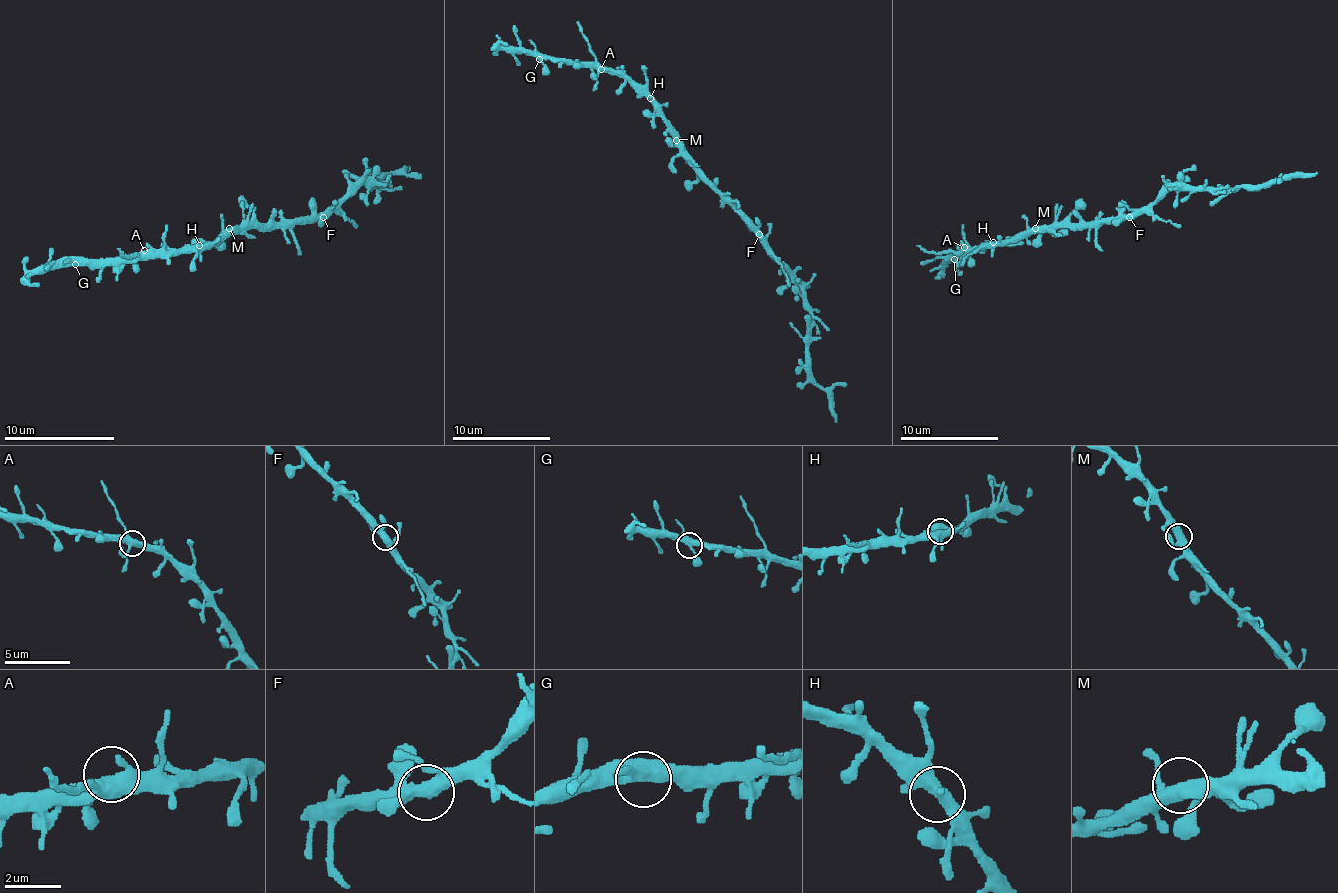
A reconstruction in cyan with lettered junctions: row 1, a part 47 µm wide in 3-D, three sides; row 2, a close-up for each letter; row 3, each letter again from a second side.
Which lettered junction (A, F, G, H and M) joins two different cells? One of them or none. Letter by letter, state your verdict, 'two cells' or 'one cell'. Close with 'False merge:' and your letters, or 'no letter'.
A: one cell
F: one cell
G: one cell
H: one cell
M: one cell
False merge: no letter

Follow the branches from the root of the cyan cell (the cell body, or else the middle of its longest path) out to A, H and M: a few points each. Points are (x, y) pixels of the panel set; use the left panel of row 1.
A: (265, 223), (238, 226), (216, 242), (188, 245), (177, 250), (144, 250)
H: (265, 223), (238, 226), (216, 242), (199, 245)
M: (265, 223), (249, 223), (229, 228)

